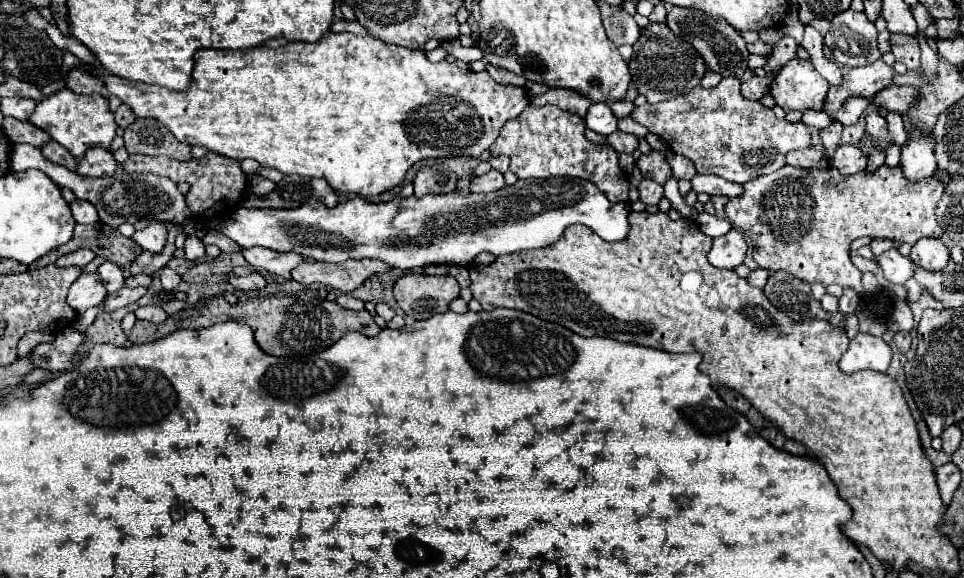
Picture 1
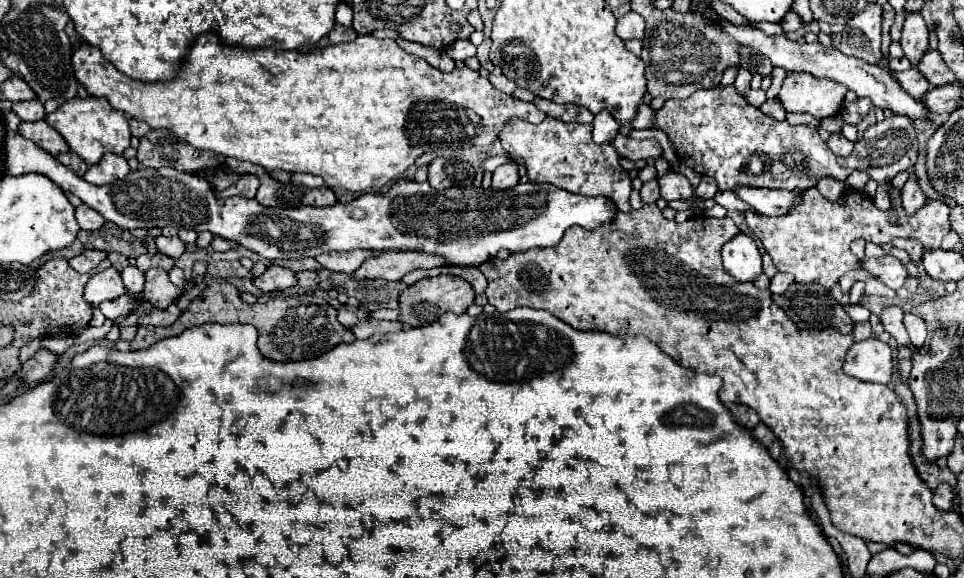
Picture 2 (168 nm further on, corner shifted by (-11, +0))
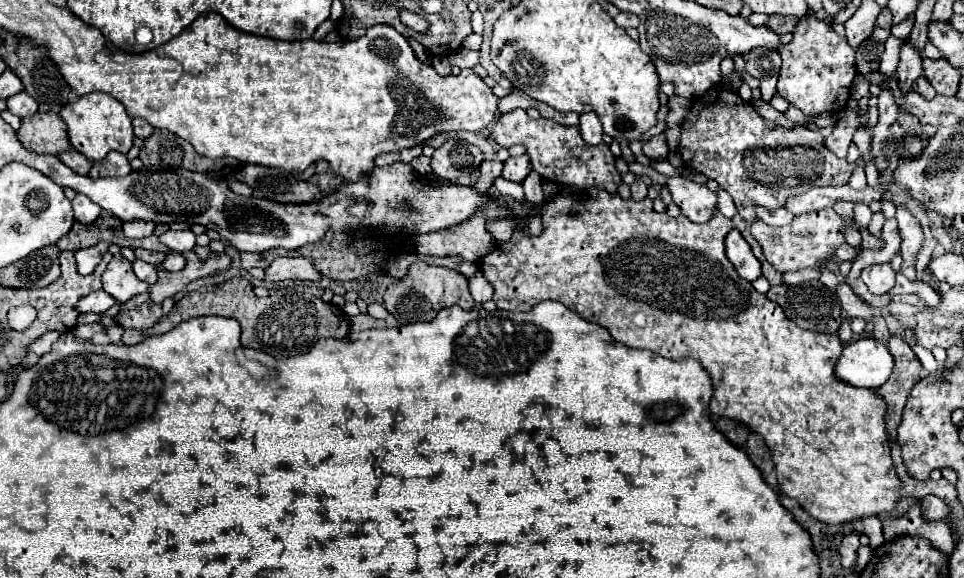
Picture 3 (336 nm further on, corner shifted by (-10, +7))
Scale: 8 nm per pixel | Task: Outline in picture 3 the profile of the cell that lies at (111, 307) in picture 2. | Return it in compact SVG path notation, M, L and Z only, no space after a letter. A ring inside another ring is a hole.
M96 290L78 302L78 310L80 312L106 312L116 304L118 302L112 296L108 296L104 290Z

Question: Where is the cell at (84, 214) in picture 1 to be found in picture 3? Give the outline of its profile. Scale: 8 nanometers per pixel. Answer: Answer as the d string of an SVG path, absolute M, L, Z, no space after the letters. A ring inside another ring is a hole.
M76 194L76 198L72 200L72 208L74 208L74 218L82 224L92 224L102 212L102 208L90 202L84 194Z

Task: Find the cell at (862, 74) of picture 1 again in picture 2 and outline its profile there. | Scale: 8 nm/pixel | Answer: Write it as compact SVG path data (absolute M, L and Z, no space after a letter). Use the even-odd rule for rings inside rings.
M907 69L907 71L901 71L901 73L895 73L895 79L915 99L923 99L925 93L931 89L929 81L917 69Z

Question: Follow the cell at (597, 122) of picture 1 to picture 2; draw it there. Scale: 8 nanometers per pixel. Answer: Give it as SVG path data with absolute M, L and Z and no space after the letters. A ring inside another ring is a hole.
M601 111L595 115L595 119L593 119L593 141L597 145L613 141L617 131L619 131L619 123L609 115L609 111Z

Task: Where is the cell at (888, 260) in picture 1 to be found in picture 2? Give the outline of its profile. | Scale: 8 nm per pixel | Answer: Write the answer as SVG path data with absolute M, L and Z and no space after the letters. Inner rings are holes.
M891 255L881 257L881 259L861 259L859 261L861 269L865 269L871 277L879 279L881 283L885 283L891 289L899 289L905 279L907 279L907 269L903 267L903 263Z

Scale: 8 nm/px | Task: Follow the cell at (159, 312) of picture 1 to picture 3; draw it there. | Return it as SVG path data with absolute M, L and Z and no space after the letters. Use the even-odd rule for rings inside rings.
M168 298L162 304L152 304L150 300L142 302L140 306L136 306L134 310L126 310L124 314L116 314L116 322L124 328L136 328L136 330L144 330L150 328L152 324L156 324L162 316L170 314L170 310L174 308L174 300Z

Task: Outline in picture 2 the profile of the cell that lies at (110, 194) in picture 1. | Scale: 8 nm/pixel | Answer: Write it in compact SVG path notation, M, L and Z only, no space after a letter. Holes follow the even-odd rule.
M15 131L5 133L5 173L7 175L23 175L23 173L41 173L49 177L53 183L57 183L65 193L77 195L85 205L99 211L107 221L113 221L115 225L123 229L135 229L135 227L177 227L177 229L189 229L191 227L201 231L211 231L213 235L219 235L227 241L233 241L253 253L257 253L263 259L303 259L303 257L317 257L327 251L353 251L353 249L375 249L375 251L427 251L443 255L451 265L481 265L495 257L499 249L507 249L511 253L515 251L527 251L533 247L553 247L561 241L565 229L579 225L583 229L597 229L607 221L615 219L617 207L607 197L585 197L575 195L565 189L559 189L549 183L517 183L515 187L507 191L497 189L477 189L477 187L449 187L443 191L433 189L427 181L417 183L409 179L399 179L391 185L385 193L365 193L357 197L355 201L347 205L331 205L331 207L291 207L291 209L275 209L275 207L263 207L255 199L245 197L229 197L219 199L213 189L209 189L209 183L195 175L195 173L181 173L173 167L161 167L161 169L147 169L141 167L137 171L131 171L125 179L115 181L111 185L91 185L69 167L61 165L53 155L43 151L41 147L33 145L31 141L23 139ZM353 209L363 209L367 213L365 219L353 219Z

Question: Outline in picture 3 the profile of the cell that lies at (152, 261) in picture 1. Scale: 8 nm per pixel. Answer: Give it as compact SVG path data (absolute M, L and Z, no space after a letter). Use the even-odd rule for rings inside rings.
M136 248L134 252L136 252L136 258L144 260L144 262L148 262L148 264L154 264L154 266L156 266L156 264L162 264L164 258L166 258L164 252L152 252L152 250L144 250L144 248Z

